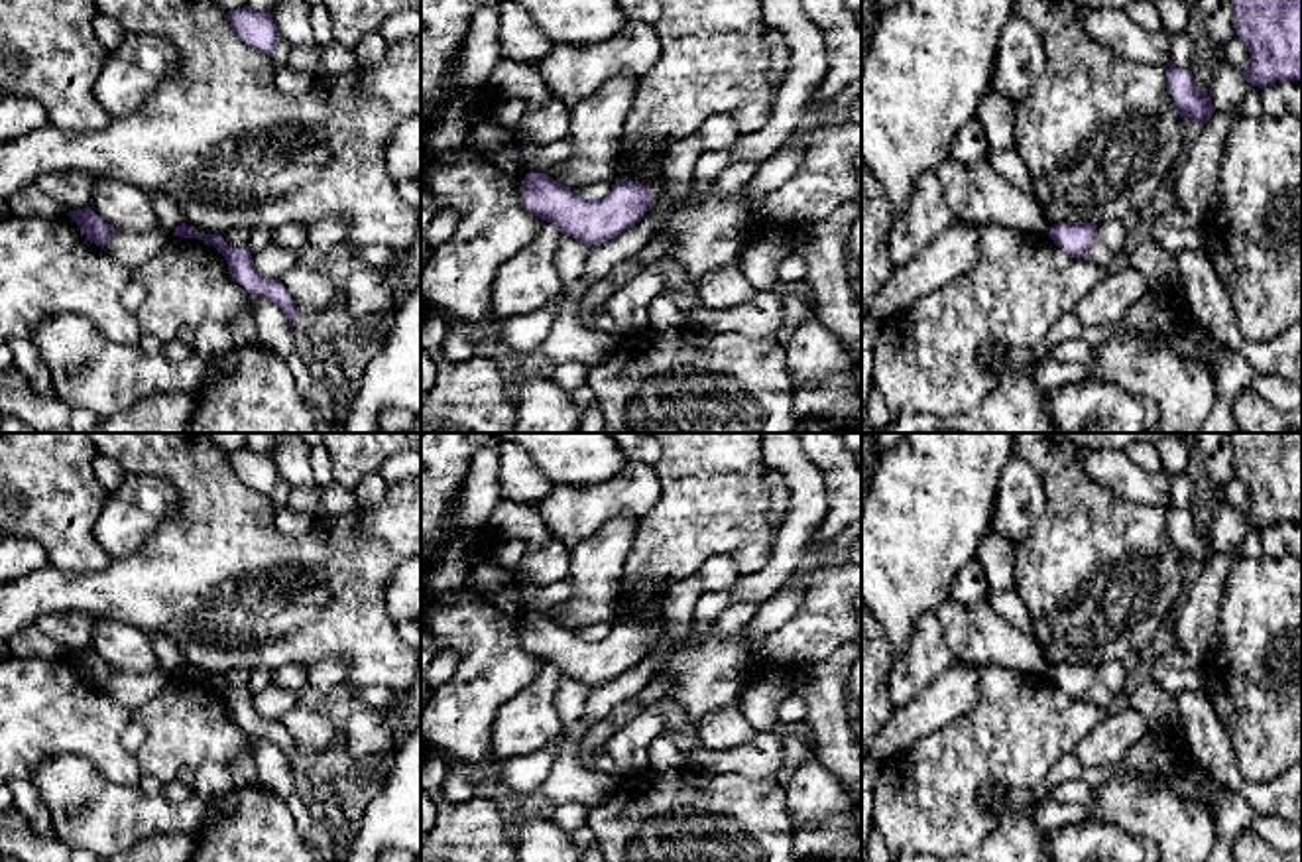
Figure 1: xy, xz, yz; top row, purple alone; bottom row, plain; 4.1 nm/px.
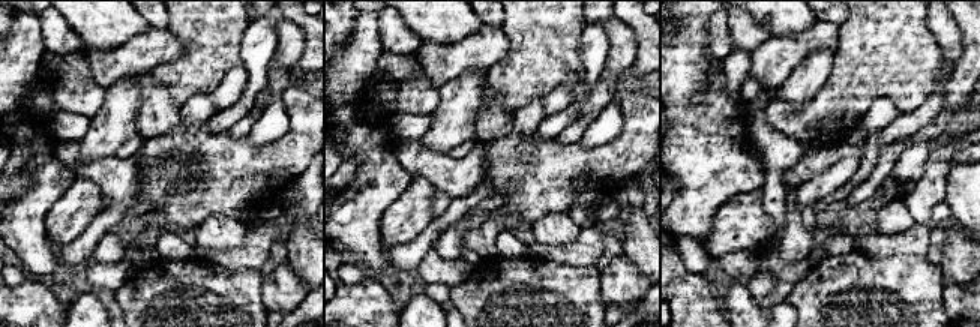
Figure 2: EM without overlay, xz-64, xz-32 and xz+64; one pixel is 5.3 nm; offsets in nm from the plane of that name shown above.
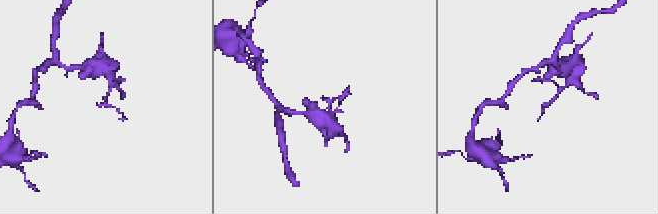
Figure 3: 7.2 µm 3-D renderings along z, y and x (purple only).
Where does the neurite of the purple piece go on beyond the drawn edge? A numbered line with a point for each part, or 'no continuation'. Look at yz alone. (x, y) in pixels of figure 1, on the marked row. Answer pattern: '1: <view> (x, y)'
no continuation

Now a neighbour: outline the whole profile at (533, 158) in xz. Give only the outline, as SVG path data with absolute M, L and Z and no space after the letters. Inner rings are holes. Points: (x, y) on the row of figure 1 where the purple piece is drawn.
M568 136L547 146L521 142L521 165L525 173L547 173L553 165L562 163L570 154L572 148Z

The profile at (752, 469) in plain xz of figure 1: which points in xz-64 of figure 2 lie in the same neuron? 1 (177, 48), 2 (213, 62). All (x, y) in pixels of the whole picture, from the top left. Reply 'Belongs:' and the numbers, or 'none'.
Belongs: 2

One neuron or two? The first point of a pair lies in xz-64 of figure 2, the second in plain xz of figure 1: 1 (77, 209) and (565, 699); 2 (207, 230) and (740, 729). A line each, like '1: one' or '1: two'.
1: two
2: one

